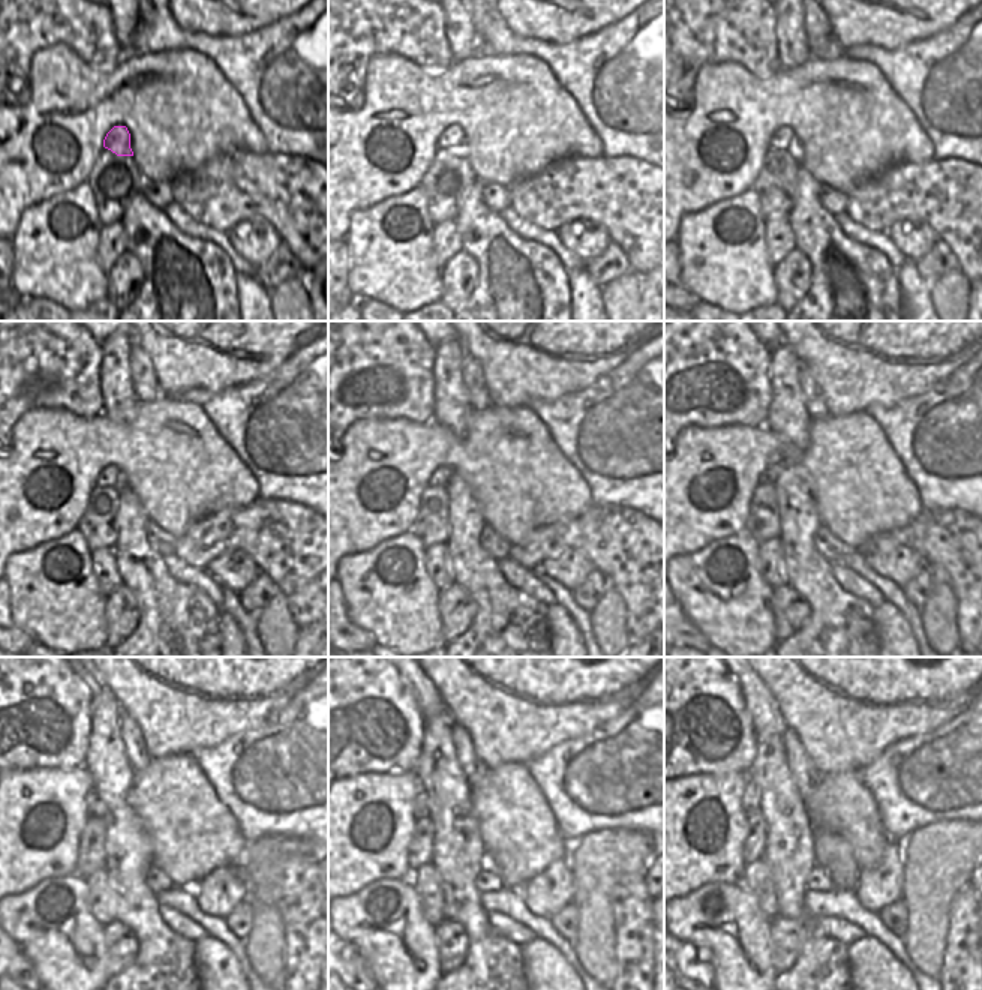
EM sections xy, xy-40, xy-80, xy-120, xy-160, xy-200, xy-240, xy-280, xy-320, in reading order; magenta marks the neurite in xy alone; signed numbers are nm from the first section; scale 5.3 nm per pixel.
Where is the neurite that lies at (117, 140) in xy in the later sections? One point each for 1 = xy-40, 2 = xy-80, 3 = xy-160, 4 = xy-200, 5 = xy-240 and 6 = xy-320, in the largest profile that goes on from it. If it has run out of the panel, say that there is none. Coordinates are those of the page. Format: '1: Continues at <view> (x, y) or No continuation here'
1: Continues at xy-40 (453, 138)
2: Continues at xy-80 (783, 138)
3: Continues at xy-160 (441, 476)
4: Continues at xy-200 (771, 474)
5: Continues at xy-240 (95, 807)
6: Continues at xy-320 (750, 801)

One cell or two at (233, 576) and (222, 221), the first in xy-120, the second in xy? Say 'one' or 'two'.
two

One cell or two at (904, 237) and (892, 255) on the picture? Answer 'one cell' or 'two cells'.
two cells

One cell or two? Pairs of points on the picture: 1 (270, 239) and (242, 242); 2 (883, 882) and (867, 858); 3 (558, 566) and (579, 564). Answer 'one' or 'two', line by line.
1: one
2: two
3: one

